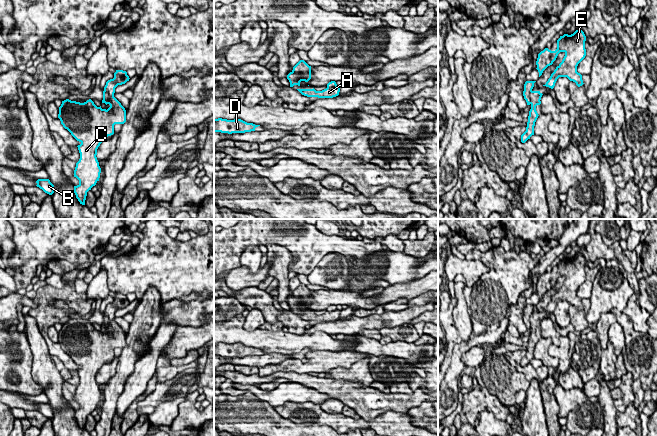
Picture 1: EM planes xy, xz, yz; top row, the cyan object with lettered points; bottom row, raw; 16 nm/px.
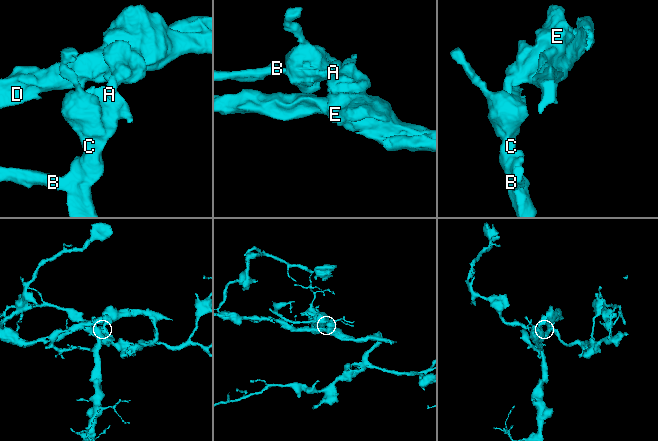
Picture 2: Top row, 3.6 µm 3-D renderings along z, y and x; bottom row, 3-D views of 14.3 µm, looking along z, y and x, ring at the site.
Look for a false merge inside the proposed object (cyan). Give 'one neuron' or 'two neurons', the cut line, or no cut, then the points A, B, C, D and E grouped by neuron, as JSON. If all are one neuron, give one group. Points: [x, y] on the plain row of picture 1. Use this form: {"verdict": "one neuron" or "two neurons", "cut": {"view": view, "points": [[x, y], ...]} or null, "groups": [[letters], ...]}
{"verdict": "two neurons", "cut": {"view": "yz", "points": [[531, 314], [529, 327]]}, "groups": [["A", "B", "C"], ["D", "E"]]}

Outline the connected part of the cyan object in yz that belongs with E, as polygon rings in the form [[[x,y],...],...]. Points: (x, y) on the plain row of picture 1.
[[[578,253],[571,259],[564,258],[560,260],[557,264],[557,273],[555,275],[545,272],[538,278],[536,293],[540,301],[543,295],[553,288],[560,276],[565,277],[562,286],[556,291],[543,310],[553,313],[559,301],[567,301],[570,305],[575,306],[578,311],[584,308],[582,299],[577,296],[577,290],[586,280],[585,265],[584,256]]]

